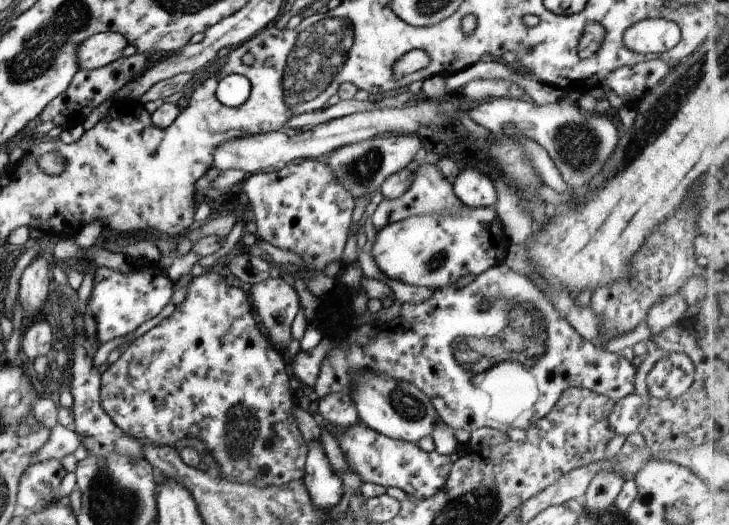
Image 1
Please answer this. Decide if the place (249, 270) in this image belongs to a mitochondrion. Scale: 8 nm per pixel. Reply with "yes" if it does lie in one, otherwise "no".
no

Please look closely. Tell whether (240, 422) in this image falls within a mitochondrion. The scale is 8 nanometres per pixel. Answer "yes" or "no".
yes

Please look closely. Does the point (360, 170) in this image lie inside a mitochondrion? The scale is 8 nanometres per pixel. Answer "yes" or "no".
yes

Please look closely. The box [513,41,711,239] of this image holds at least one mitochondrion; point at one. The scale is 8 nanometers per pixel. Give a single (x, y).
(580, 149)

